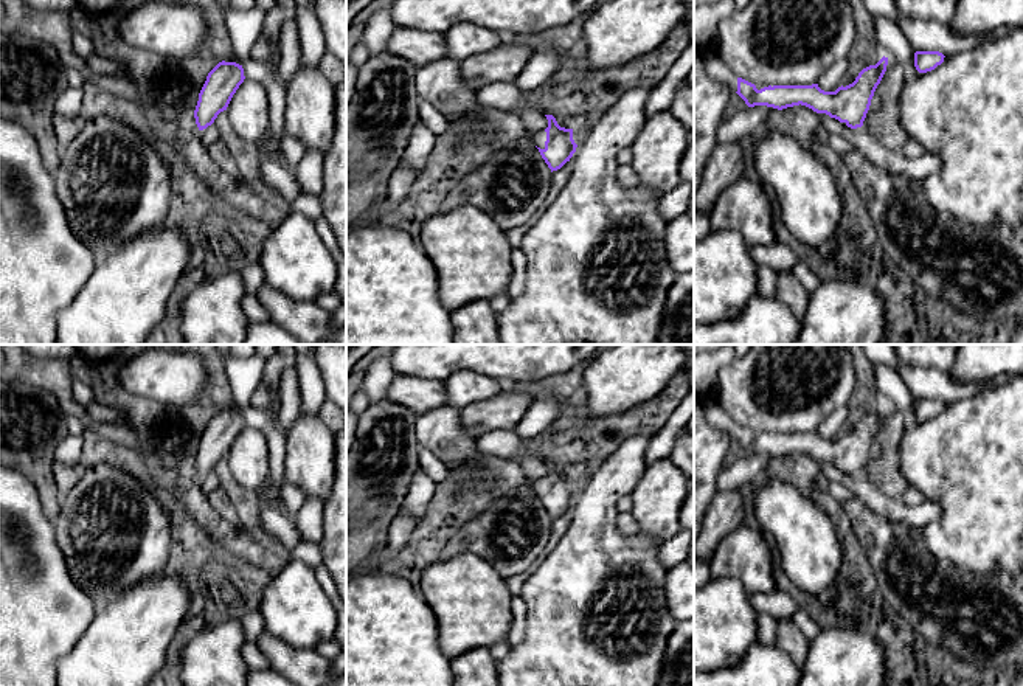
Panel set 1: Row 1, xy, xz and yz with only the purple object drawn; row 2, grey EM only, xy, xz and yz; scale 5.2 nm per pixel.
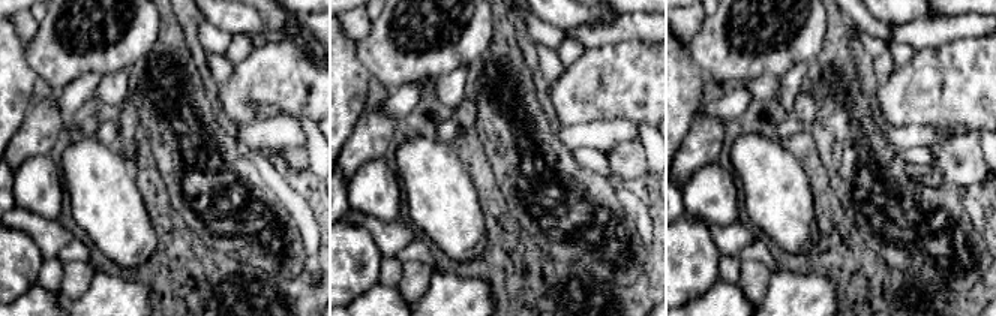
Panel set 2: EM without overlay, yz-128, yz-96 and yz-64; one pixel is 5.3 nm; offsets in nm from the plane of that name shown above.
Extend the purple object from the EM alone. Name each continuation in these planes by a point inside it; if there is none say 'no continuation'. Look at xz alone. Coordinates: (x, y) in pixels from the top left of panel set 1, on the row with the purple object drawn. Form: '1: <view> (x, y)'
1: xz (539, 138)

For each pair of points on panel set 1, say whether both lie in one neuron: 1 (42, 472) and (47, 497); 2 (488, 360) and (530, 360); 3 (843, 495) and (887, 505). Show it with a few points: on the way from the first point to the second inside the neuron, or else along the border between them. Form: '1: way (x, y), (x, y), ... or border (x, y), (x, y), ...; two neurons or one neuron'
1: way (42, 478), (47, 491); one neuron
2: way (499, 360), (519, 360); one neuron
3: border (828, 480), (837, 480), (854, 494); two neurons

